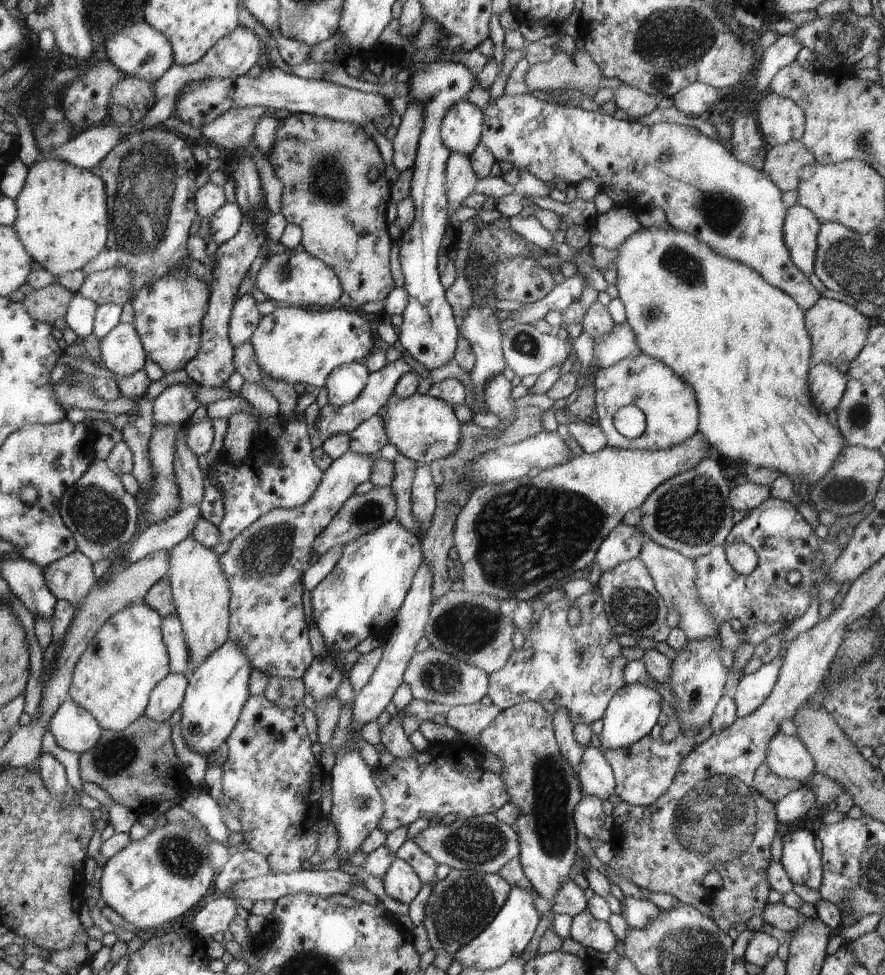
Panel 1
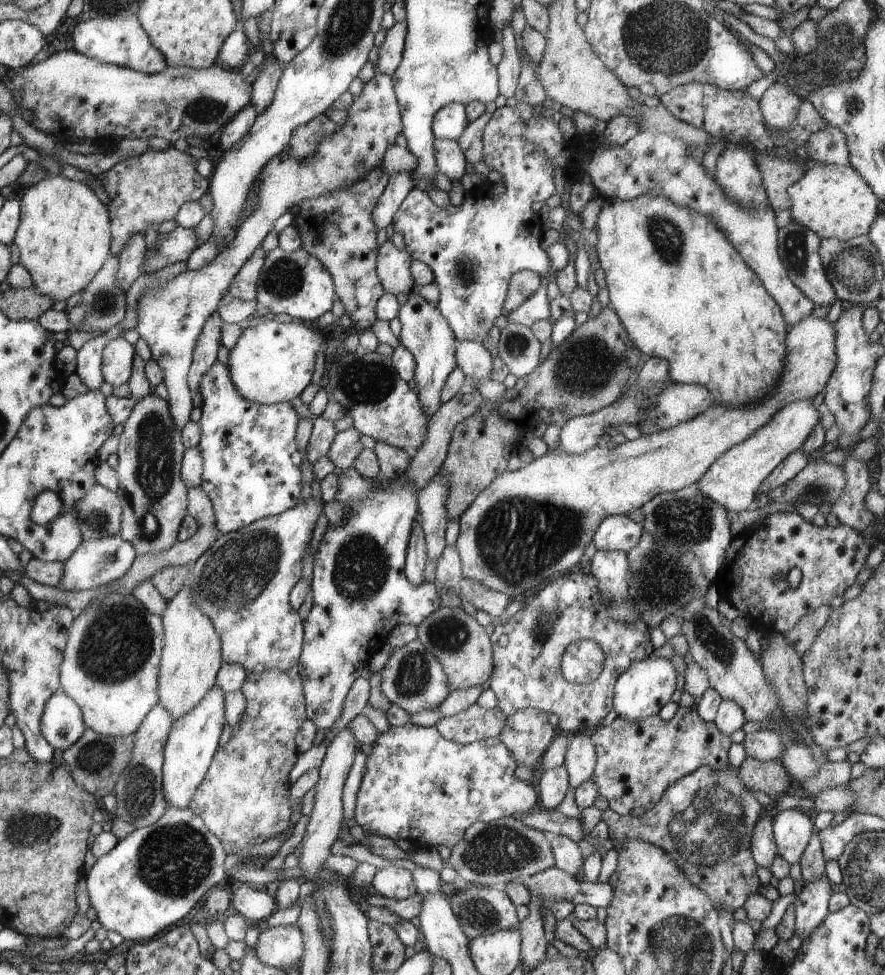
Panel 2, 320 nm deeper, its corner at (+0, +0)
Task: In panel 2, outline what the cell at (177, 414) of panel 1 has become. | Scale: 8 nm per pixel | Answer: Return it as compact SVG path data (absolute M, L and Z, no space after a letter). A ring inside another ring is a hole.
M214 312L200 332L194 348L193 362L189 369L187 384L190 391L200 391L202 378L216 364L217 353L221 346L221 328L227 323Z

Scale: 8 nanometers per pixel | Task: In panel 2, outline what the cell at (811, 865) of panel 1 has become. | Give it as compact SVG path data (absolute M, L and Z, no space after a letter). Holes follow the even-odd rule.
M784 810L772 816L777 854L789 865L799 863L814 832L813 816L798 810Z

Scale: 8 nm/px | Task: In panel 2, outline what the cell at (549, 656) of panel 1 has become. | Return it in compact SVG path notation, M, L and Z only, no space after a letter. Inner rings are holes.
M579 568L560 575L538 590L536 594L530 594L528 598L522 598L525 602L524 609L512 619L496 626L494 634L490 636L496 640L493 644L493 672L490 676L490 689L497 697L497 708L506 716L526 708L534 708L548 715L558 716L558 731L563 734L591 733L601 725L604 718L613 709L614 686L618 676L621 676L635 661L644 660L652 655L655 650L651 644L651 634L648 626L638 620L634 624L620 624L607 616L600 596L600 588L596 578L591 574L584 574ZM582 639L590 639L597 642L604 652L605 662L600 676L592 683L576 685L567 682L562 677L561 662L564 652L569 644Z

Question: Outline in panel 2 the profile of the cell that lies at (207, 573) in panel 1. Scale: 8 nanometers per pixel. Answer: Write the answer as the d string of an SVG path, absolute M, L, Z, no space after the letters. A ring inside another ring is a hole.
M187 585L173 599L168 601L161 620L164 622L164 650L161 652L159 704L162 704L172 720L185 716L217 683L217 674L224 666L221 654L221 636L214 622L193 600L193 589Z

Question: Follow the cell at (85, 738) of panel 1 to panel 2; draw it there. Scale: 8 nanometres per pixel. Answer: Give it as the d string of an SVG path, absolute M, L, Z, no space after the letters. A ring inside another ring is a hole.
M61 690L45 705L41 721L42 736L54 749L61 751L73 747L87 731L78 704Z

